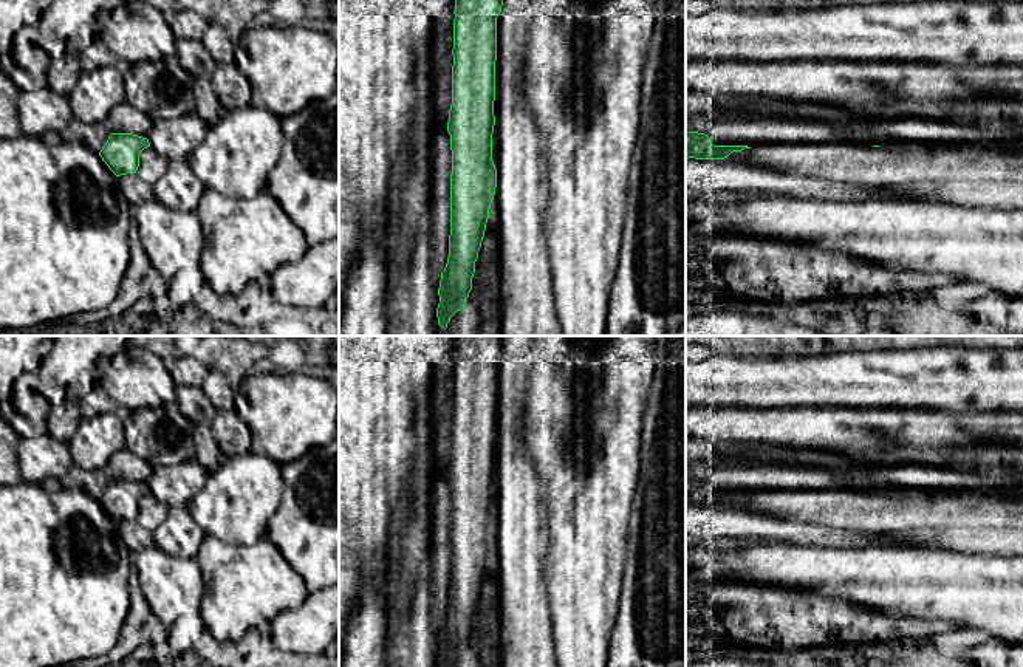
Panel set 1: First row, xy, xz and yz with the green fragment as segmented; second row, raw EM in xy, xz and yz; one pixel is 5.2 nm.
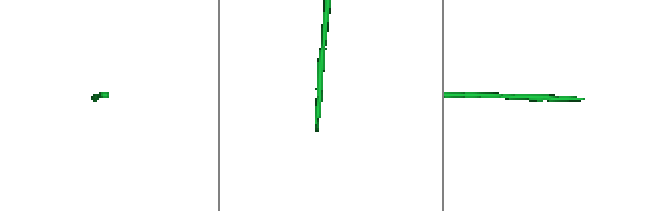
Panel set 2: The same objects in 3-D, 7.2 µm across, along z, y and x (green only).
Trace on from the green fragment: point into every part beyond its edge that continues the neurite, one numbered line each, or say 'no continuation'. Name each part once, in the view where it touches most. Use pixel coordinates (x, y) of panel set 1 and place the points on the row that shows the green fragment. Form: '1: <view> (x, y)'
no continuation

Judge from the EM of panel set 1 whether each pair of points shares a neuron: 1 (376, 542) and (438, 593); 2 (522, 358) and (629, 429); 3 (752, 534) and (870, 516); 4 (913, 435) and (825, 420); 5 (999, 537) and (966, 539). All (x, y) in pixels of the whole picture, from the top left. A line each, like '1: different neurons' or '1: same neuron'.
1: different neurons
2: different neurons
3: different neurons
4: same neuron
5: same neuron

